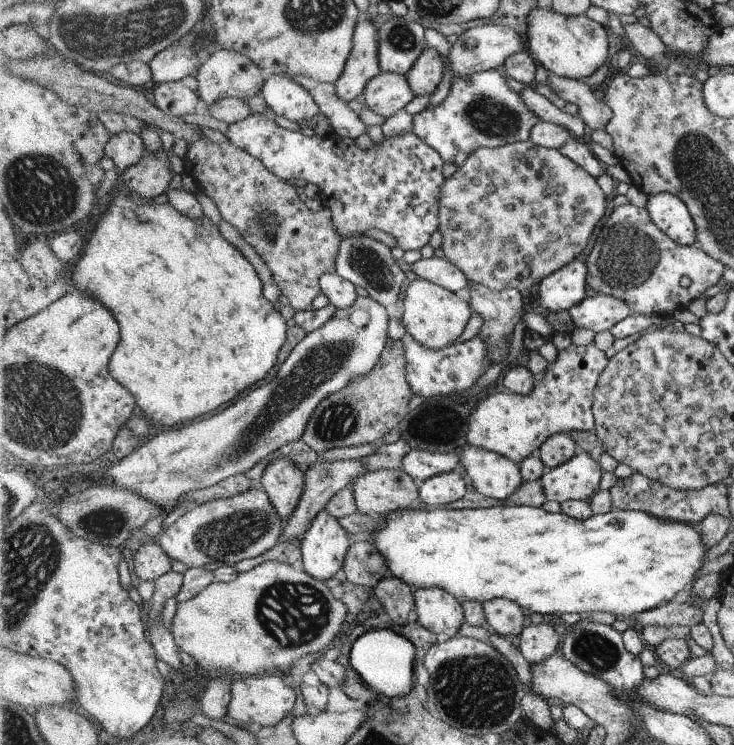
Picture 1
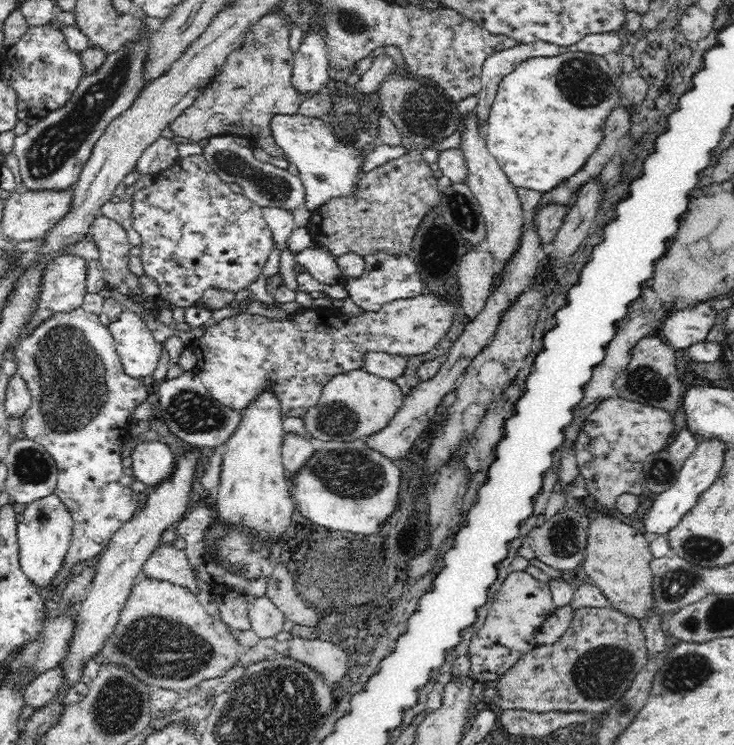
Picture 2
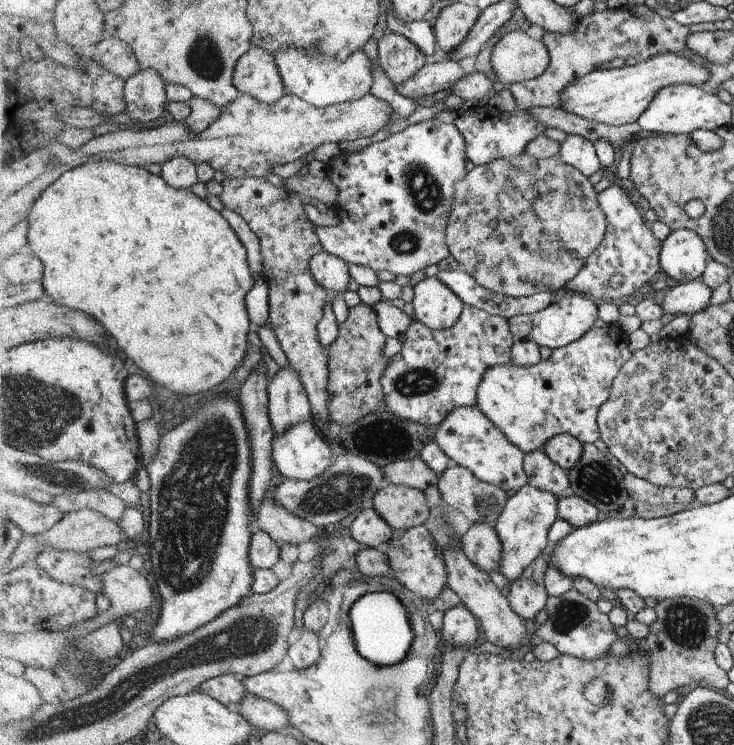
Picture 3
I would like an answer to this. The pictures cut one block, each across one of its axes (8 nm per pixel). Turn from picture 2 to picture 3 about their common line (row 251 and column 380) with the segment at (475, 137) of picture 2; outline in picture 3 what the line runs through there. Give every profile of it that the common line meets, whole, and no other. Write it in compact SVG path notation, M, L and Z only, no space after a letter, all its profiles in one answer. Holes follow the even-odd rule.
M388 484L372 500L372 507L391 528L402 530L424 525L429 520L429 500L422 490Z

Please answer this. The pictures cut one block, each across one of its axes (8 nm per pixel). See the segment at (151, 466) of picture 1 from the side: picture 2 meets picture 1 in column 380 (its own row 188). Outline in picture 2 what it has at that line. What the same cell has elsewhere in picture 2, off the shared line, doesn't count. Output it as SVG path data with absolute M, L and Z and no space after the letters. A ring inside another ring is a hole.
M278 115L273 119L272 128L274 140L284 151L288 163L296 164L296 168L300 170L300 180L306 191L305 206L309 211L314 211L334 197L349 197L357 194L358 174L362 164L362 158L358 156L358 148L340 144L324 119L303 115Z

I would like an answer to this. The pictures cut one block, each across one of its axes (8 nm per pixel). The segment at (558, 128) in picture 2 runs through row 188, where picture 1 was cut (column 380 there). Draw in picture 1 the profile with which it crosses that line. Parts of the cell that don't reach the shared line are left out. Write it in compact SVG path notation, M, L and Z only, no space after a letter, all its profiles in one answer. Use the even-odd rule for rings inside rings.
M501 505L499 507L466 510L449 510L444 506L431 508L429 511L415 511L410 508L404 511L389 513L384 517L388 519L388 524L373 536L373 540L377 549L381 552L380 555L384 555L384 558L387 560L387 565L392 571L392 575L401 578L410 586L418 585L420 588L440 587L442 590L448 591L458 598L463 598L464 601L476 601L484 604L486 601L496 597L507 598L518 604L520 608L526 608L531 613L538 612L538 614L543 615L602 611L613 614L615 617L621 616L622 619L630 621L636 614L654 609L658 605L664 605L672 601L678 593L692 587L693 581L697 578L696 574L700 572L700 568L706 562L706 552L710 549L705 545L699 527L690 523L656 518L654 515L644 511L622 510L618 508L612 508L607 513L593 514L590 518L583 521L572 518L566 513L551 513L550 511L545 511L542 507L536 508L529 507L528 505Z

